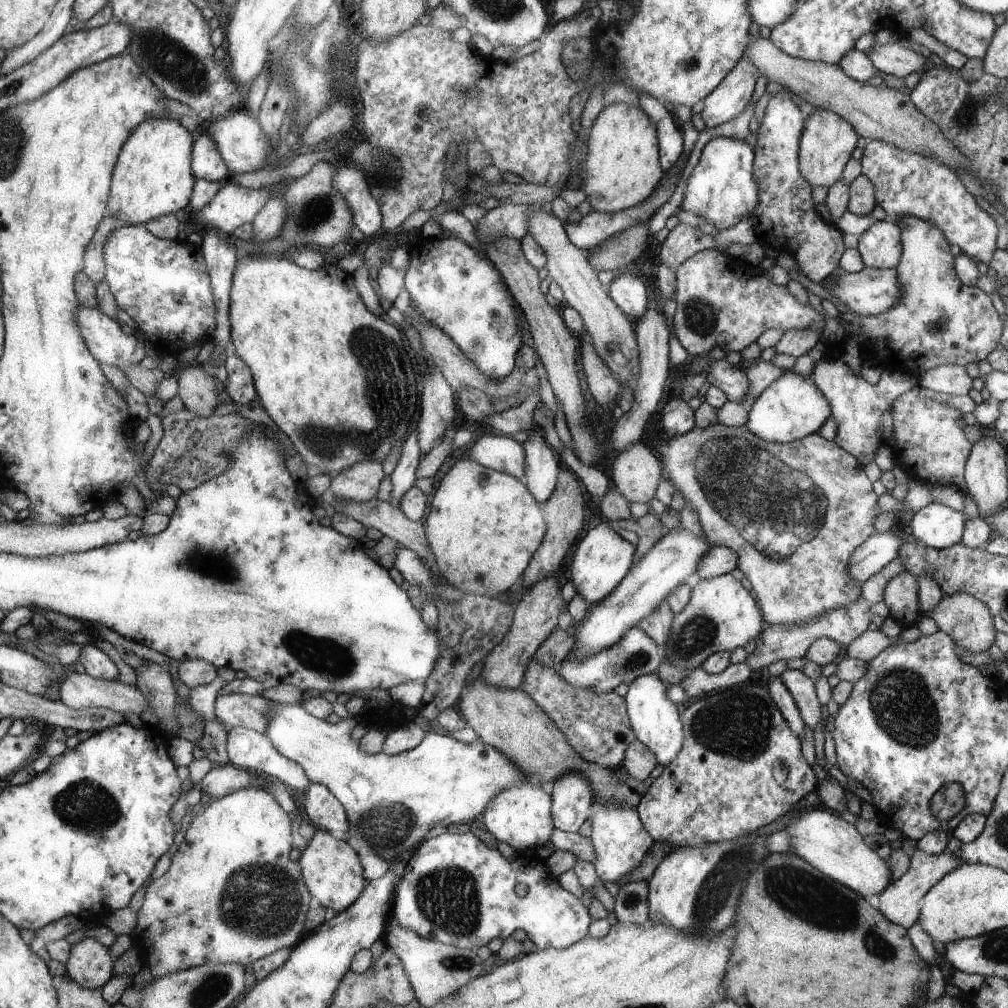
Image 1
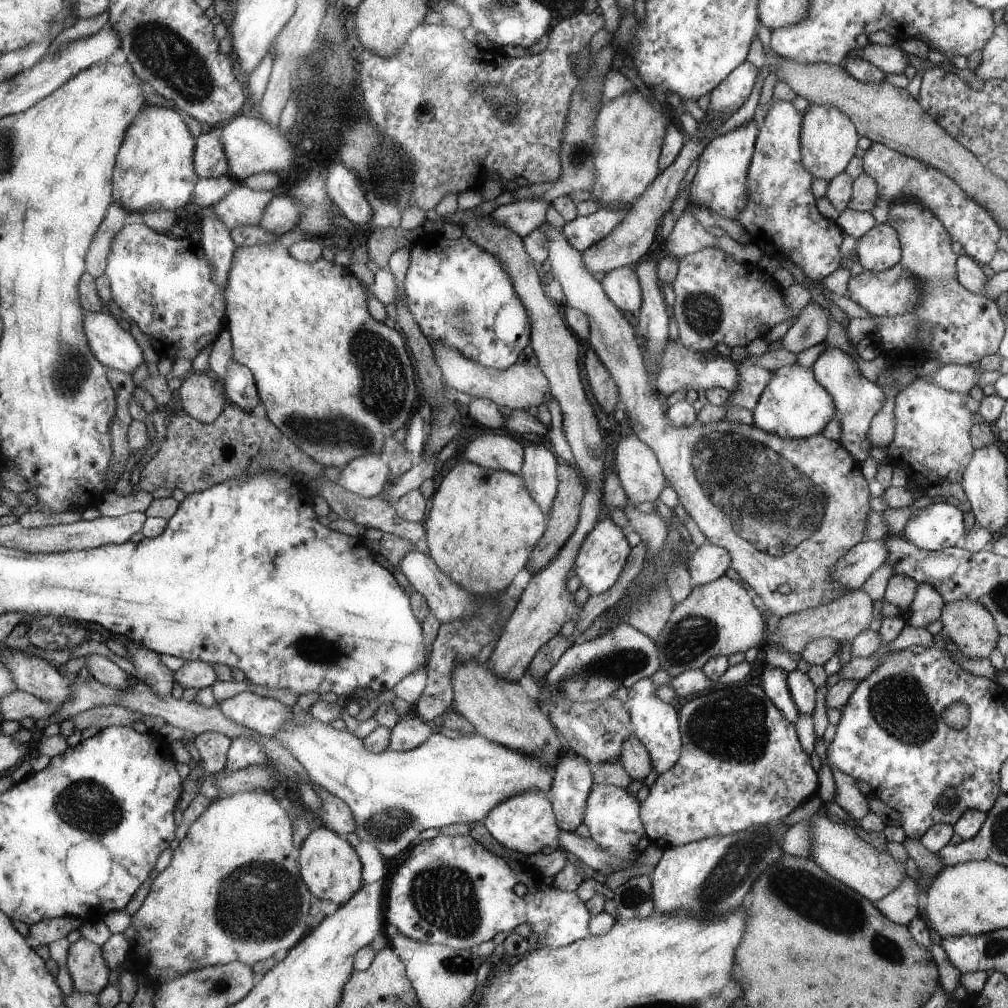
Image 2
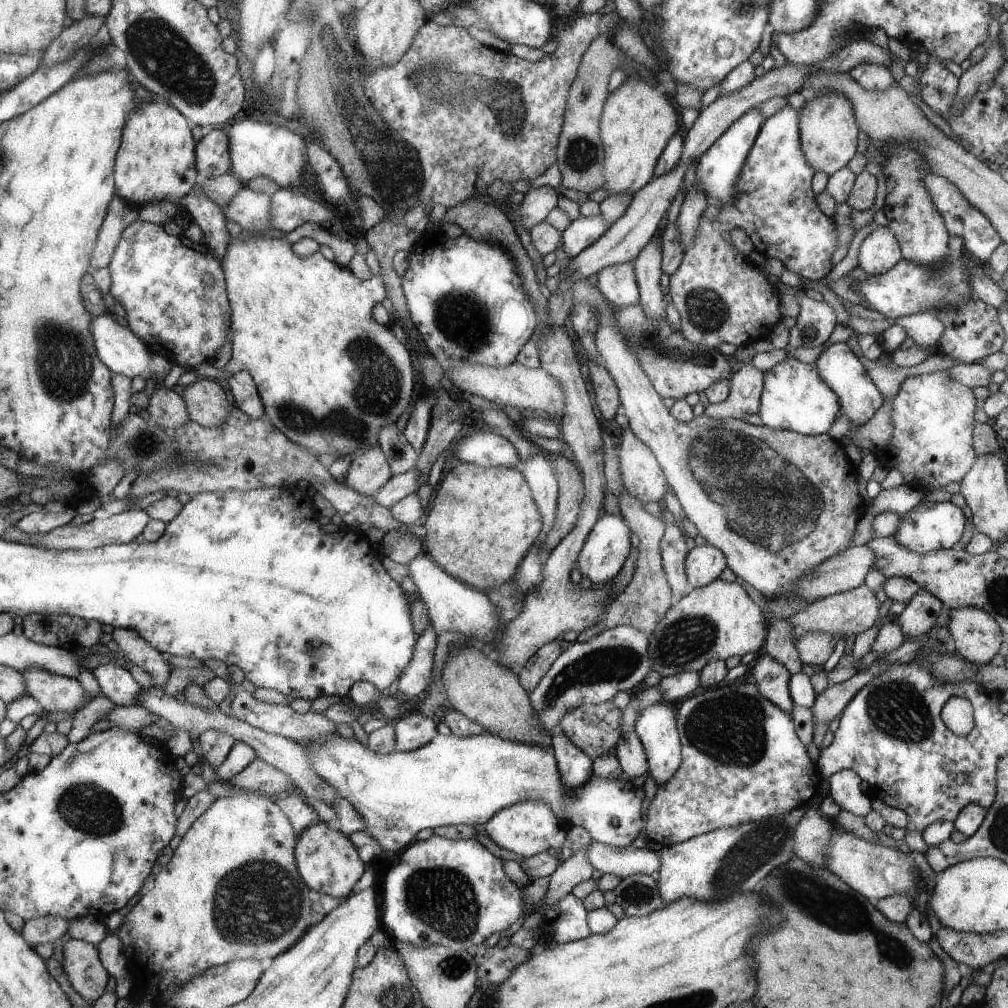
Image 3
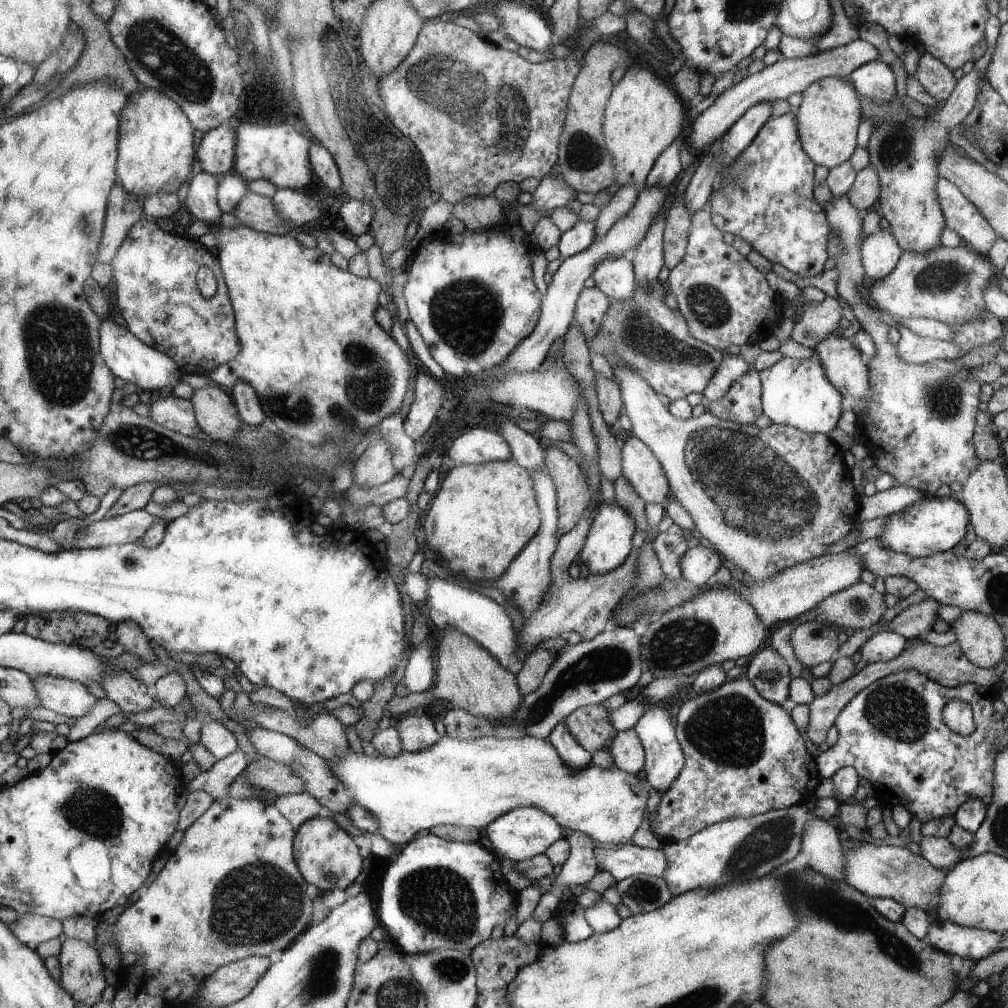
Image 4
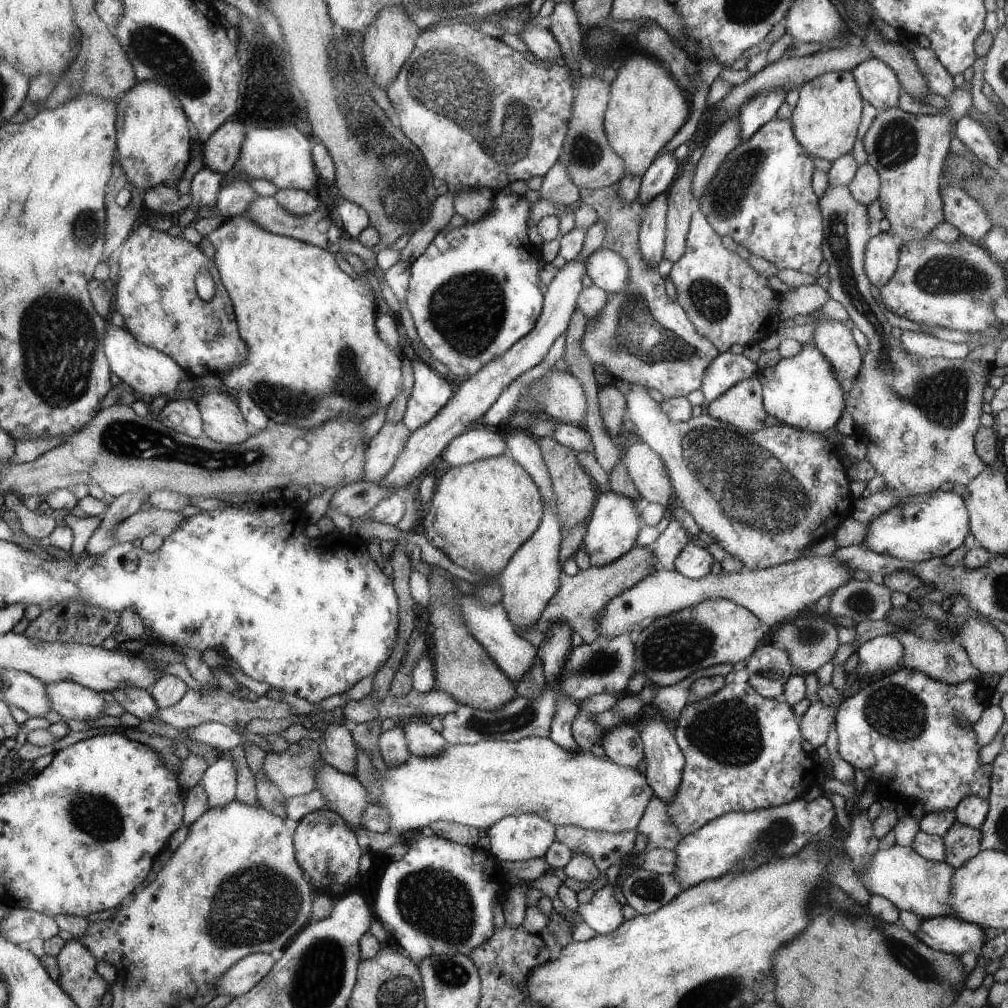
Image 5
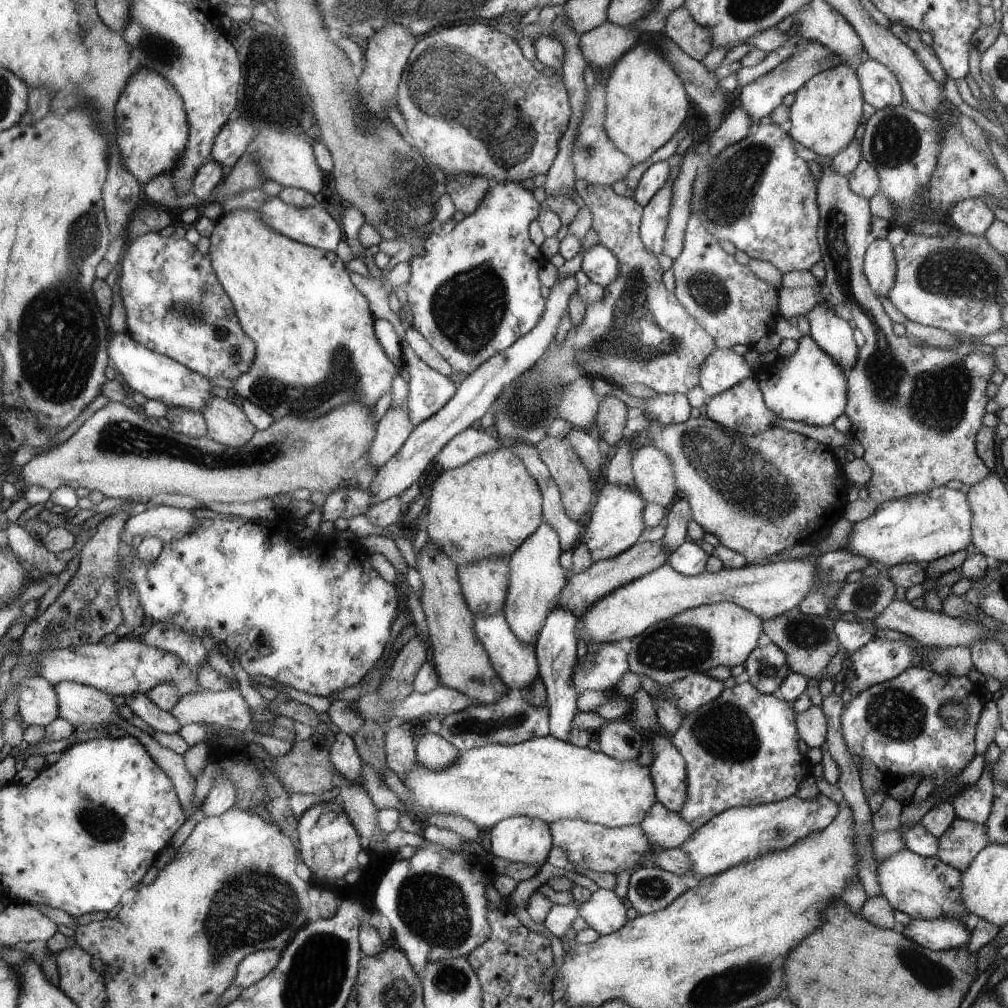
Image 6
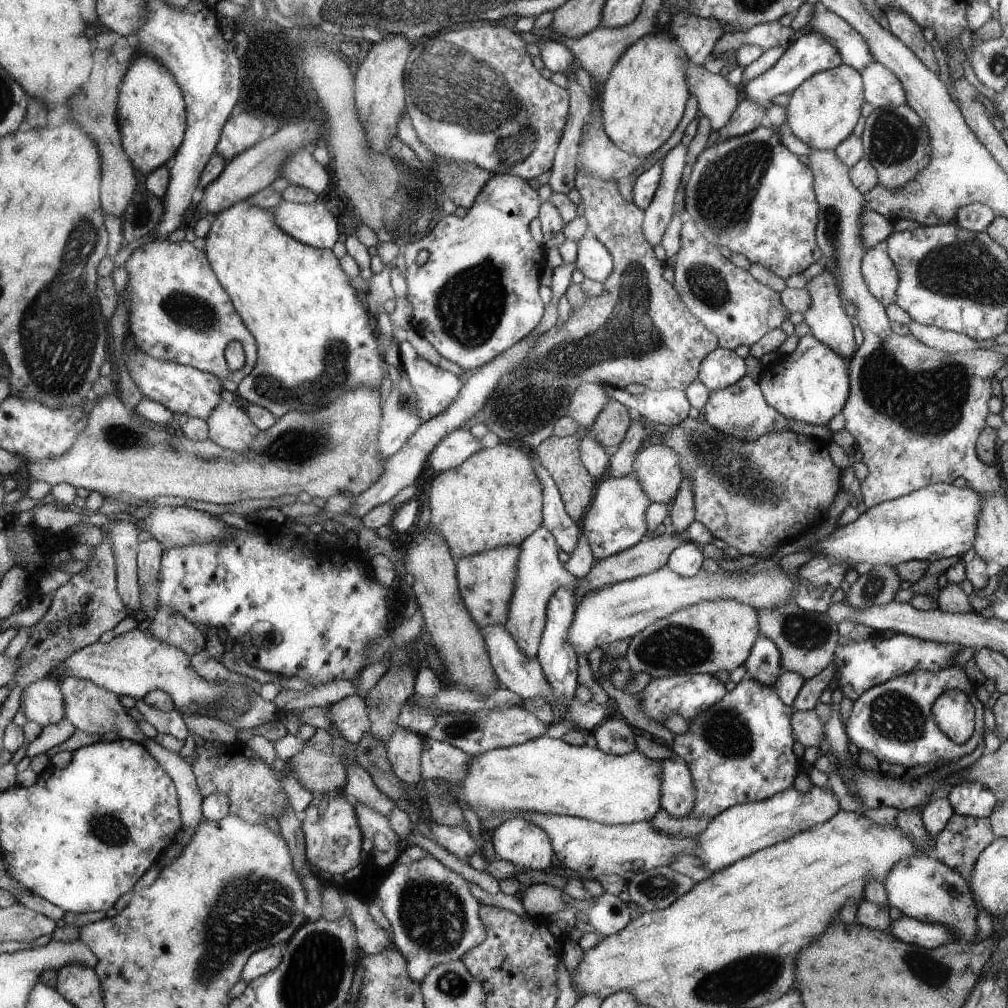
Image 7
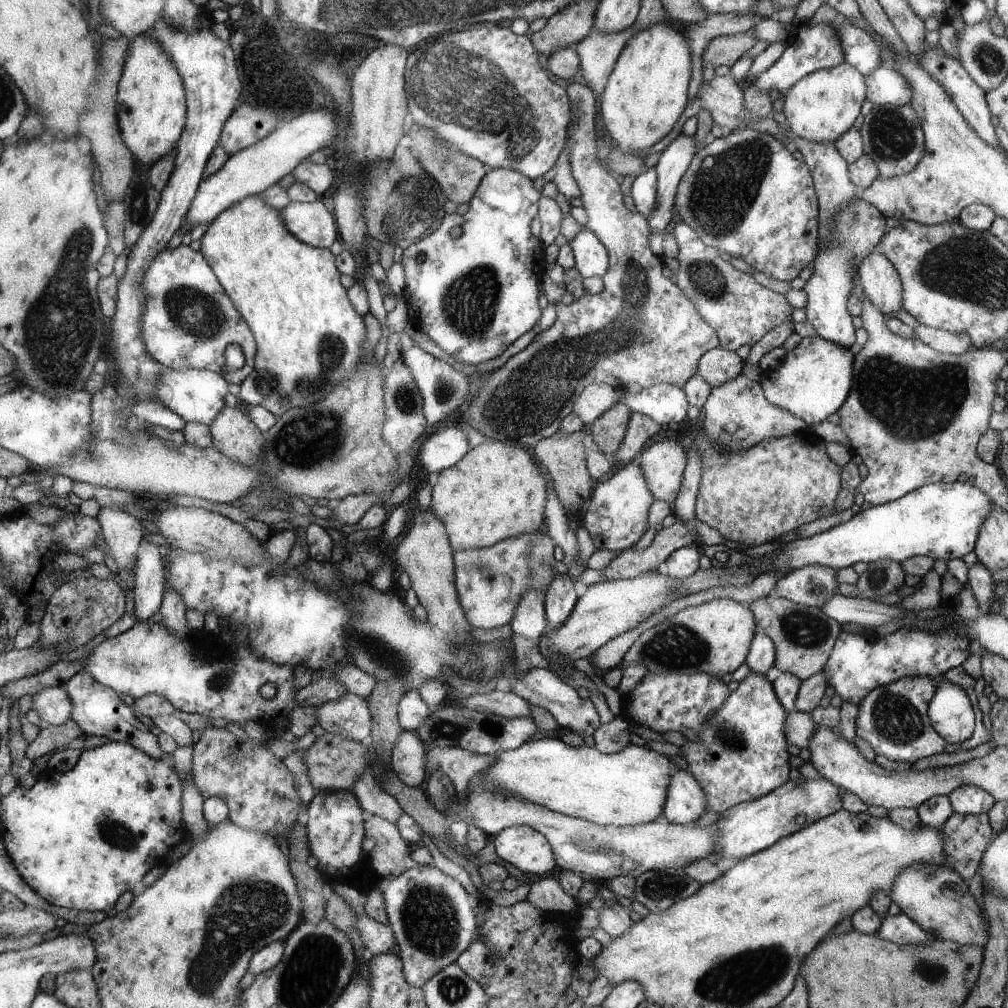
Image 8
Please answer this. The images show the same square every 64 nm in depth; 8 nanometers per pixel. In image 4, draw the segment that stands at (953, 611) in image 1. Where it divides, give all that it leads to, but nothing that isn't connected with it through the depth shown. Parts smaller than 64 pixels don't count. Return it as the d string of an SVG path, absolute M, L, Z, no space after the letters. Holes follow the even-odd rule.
M962 610L958 620L950 625L956 636L955 642L974 666L990 669L995 668L998 662L1004 661L1006 632L991 617L980 612Z

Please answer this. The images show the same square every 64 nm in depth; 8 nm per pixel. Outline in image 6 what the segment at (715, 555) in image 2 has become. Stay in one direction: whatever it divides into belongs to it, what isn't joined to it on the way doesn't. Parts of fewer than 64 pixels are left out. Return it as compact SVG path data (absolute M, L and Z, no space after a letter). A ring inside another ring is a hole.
M692 540L686 541L666 564L686 576L698 576L706 571L706 562L710 556L704 552L700 544Z

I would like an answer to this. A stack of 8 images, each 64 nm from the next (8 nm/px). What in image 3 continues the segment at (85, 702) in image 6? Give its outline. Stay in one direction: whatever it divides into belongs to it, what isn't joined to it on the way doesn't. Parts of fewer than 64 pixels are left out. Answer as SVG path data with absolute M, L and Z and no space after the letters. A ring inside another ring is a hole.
M26 668L21 673L30 696L48 713L78 712L85 706L86 691L78 679L55 675L44 668Z

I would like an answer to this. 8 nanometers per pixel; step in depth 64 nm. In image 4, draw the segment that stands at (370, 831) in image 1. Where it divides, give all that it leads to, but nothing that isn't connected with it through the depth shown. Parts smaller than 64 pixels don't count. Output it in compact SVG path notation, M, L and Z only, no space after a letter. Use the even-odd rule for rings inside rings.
M445 735L436 742L435 746L426 748L426 750L422 750L421 752L403 751L400 752L398 756L389 758L388 755L377 754L377 756L370 756L365 752L357 752L352 748L348 748L348 750L342 754L342 758L340 758L338 762L330 762L330 760L324 760L324 762L326 762L328 768L334 772L334 776L346 786L346 790L352 794L356 805L366 808L366 810L372 814L374 820L376 820L376 824L378 824L377 834L380 834L394 846L403 847L408 845L410 841L413 841L419 835L420 830L430 830L438 825L457 825L460 827L476 828L480 831L482 828L488 827L490 822L495 822L498 818L501 818L502 814L510 813L510 810L524 806L538 806L538 808L542 808L542 810L552 815L553 818L561 824L562 828L568 828L568 830L572 831L580 830L580 832L588 834L594 842L625 845L632 841L634 834L642 824L644 809L648 806L648 794L650 794L650 786L646 781L640 780L638 776L628 774L628 772L622 771L617 767L604 770L604 768L590 763L590 766L586 766L586 768L582 768L582 770L574 770L561 755L558 754L557 748L554 747L552 743L548 742L546 739L538 739L532 736L512 739L483 737L476 738L476 740L465 740L450 738L450 736Z

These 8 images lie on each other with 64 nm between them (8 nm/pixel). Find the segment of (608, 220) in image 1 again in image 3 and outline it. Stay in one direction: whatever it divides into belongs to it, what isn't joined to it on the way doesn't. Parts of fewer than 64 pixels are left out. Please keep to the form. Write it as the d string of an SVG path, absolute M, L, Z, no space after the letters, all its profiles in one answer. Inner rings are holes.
M600 214L594 217L580 217L561 232L561 245L559 248L568 256L576 257L596 240L599 240L609 228Z

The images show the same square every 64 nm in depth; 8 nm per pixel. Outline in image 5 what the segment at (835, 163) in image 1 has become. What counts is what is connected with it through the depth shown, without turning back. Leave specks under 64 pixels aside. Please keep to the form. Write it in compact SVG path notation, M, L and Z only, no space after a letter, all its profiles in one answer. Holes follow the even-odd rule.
M826 72L800 88L800 100L790 118L798 143L809 156L834 162L844 158L856 142L864 96L851 72Z

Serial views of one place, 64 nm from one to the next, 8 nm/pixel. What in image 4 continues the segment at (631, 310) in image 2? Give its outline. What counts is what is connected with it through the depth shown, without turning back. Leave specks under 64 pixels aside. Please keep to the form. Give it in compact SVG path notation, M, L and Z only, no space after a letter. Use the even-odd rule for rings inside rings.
M624 256L616 260L604 260L592 274L595 287L611 302L628 300L636 292L636 278L630 257Z

